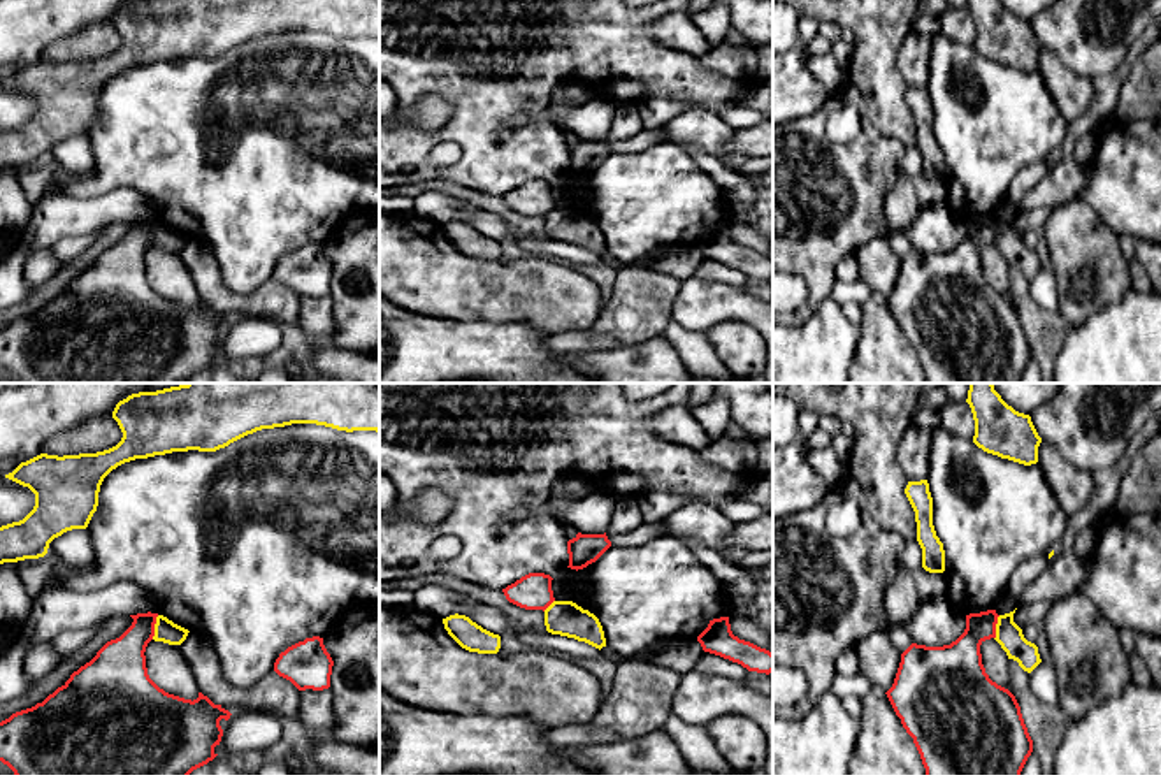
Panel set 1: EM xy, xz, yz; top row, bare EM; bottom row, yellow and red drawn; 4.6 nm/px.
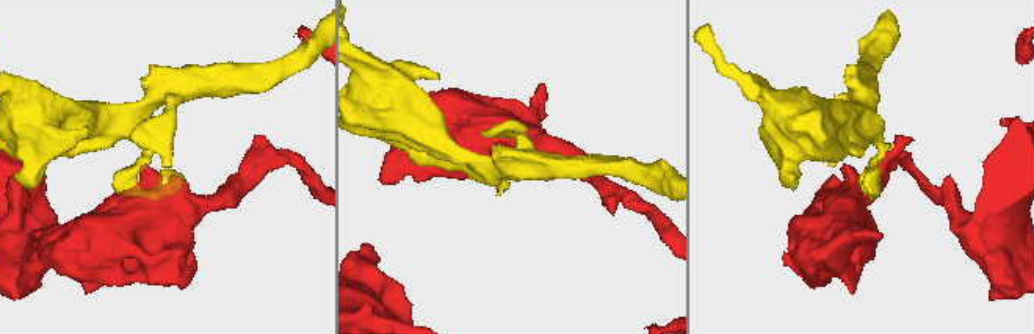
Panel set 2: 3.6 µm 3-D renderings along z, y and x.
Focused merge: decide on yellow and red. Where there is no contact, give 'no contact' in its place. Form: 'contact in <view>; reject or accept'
contact in xy; accept

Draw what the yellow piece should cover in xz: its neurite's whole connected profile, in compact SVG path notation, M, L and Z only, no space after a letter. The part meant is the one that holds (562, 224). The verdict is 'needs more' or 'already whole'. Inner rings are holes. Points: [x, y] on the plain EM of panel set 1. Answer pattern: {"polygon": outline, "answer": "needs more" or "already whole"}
{"polygon": "M529 179L502 195L502 199L509 209L520 214L543 216L548 239L585 248L599 257L606 253L599 225L573 207L557 207L552 186L544 179Z", "answer": "needs more"}

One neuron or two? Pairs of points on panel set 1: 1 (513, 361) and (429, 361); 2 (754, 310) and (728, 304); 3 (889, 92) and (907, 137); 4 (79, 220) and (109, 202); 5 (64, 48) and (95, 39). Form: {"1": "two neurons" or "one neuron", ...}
{"1": "one neuron", "2": "one neuron", "3": "one neuron", "4": "one neuron", "5": "one neuron"}

